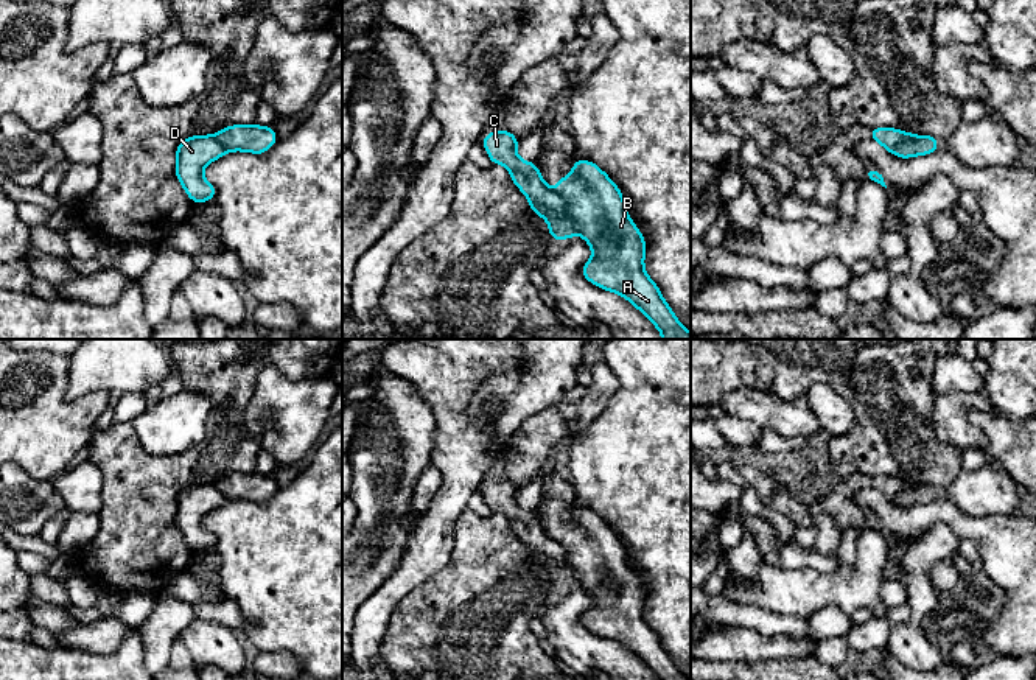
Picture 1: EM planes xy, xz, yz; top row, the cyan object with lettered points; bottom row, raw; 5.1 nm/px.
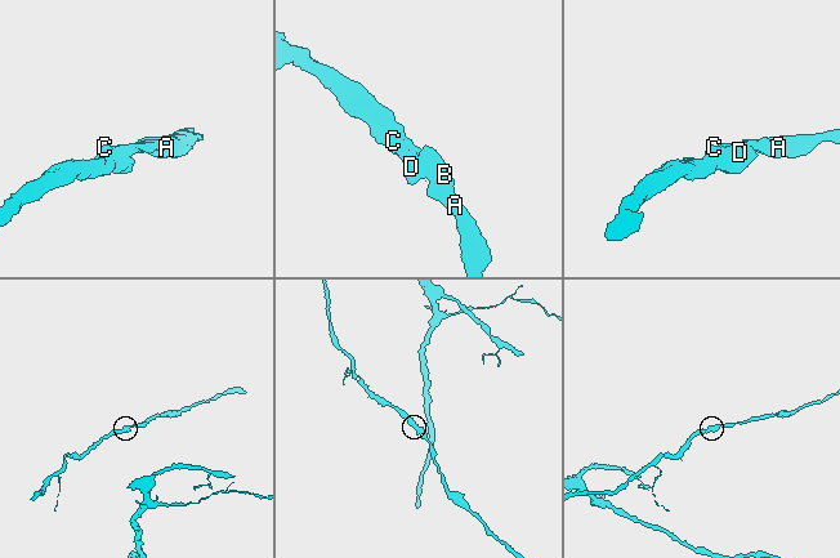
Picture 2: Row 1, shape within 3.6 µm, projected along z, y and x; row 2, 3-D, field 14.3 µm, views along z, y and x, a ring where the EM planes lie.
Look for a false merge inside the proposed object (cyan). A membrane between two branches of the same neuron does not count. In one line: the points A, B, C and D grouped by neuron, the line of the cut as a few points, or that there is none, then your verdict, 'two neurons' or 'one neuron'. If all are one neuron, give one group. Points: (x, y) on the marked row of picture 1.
groups A B / C D; cut xz (552, 190), (565, 201), (566, 212), (579, 231); two neurons

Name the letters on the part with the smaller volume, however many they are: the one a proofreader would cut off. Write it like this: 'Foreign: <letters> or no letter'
Foreign: A, B

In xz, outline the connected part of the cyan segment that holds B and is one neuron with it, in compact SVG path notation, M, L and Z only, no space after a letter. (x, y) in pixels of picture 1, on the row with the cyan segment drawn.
M576 160L572 174L560 177L554 191L566 201L568 213L580 237L591 246L593 257L582 266L583 277L632 302L661 331L663 339L691 339L691 333L675 317L660 288L644 272L646 240L628 218L624 196L616 184L596 163Z

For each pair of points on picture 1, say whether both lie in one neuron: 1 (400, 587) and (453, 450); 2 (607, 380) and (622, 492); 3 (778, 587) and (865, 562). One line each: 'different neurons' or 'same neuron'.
1: same neuron
2: different neurons
3: same neuron

